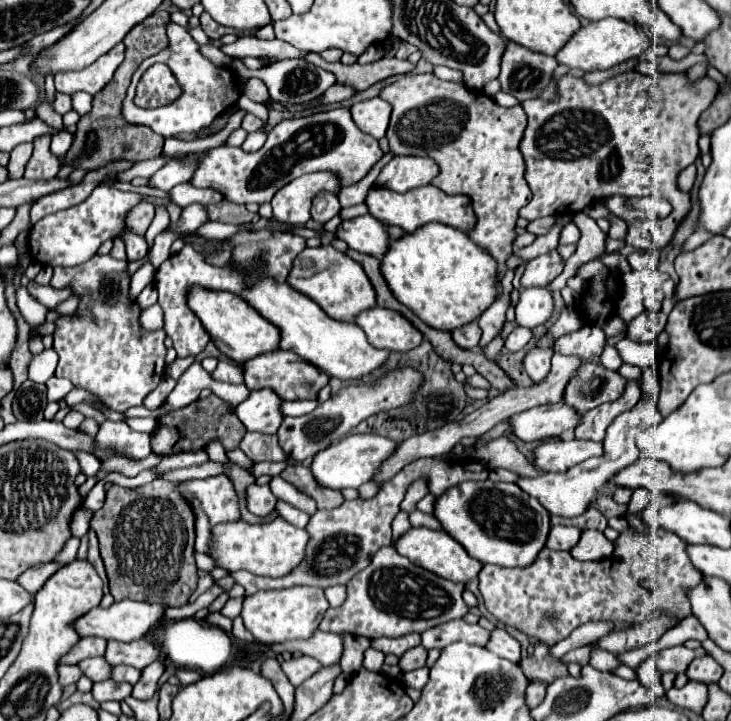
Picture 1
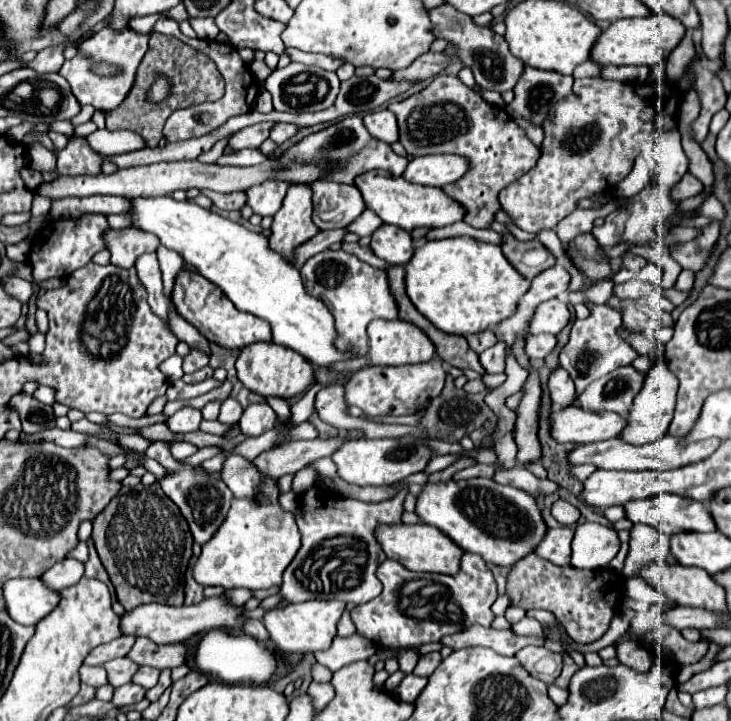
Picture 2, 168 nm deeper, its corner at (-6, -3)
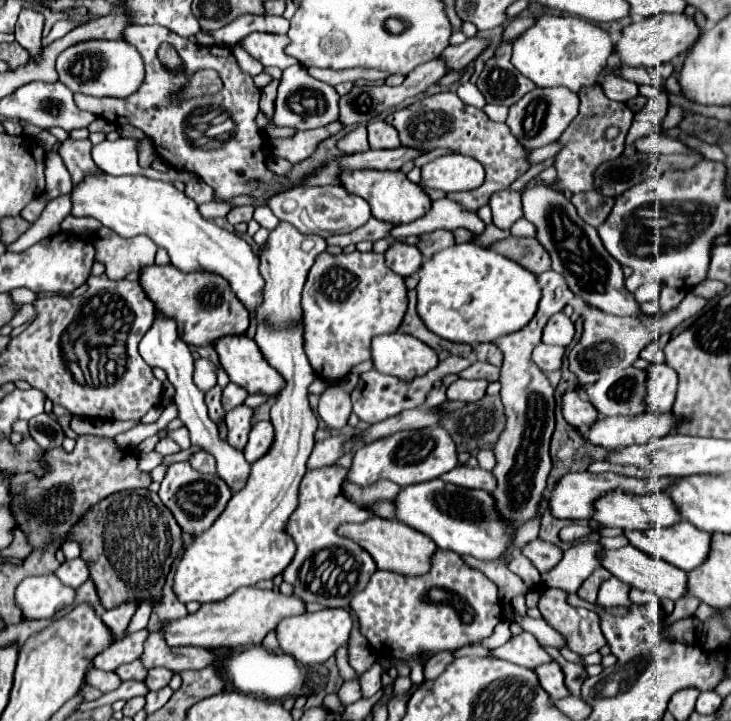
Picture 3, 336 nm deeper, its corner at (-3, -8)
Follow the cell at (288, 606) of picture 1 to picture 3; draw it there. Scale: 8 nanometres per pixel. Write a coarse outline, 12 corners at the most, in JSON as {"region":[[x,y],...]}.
{"region":[[344,608],[280,622],[280,650],[310,666],[334,656],[352,630]]}

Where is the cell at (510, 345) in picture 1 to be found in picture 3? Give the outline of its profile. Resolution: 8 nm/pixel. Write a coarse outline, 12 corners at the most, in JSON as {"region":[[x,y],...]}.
{"region":[[542,342],[532,360],[544,372],[562,366],[564,348]]}

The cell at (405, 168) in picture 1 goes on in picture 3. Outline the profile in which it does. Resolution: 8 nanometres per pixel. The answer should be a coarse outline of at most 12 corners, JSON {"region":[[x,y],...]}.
{"region":[[444,154],[422,166],[420,186],[460,192],[484,182],[478,160]]}

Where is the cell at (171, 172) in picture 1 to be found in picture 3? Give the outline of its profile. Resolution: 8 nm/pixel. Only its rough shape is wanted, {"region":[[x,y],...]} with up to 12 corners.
{"region":[[304,66],[282,72],[272,122],[312,130],[334,122],[334,86]]}

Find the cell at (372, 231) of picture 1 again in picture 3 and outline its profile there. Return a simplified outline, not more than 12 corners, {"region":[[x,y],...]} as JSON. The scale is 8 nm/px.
{"region":[[392,242],[384,252],[386,266],[400,276],[422,264],[416,246]]}

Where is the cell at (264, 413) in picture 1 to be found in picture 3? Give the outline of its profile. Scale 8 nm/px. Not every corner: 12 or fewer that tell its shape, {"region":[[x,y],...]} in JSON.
{"region":[[252,424],[244,446],[250,464],[272,444],[272,424]]}

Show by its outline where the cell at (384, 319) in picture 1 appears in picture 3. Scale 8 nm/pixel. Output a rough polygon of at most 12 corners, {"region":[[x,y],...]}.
{"region":[[404,332],[372,338],[374,370],[402,380],[438,364],[428,344]]}

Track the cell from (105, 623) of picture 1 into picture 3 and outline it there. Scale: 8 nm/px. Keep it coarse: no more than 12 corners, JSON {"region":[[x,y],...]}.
{"region":[[240,588],[198,612],[164,622],[170,646],[240,648],[304,602]]}

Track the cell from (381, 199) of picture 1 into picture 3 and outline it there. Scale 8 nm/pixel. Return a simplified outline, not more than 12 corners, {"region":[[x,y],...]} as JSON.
{"region":[[346,172],[340,182],[376,220],[414,222],[430,196],[406,174]]}

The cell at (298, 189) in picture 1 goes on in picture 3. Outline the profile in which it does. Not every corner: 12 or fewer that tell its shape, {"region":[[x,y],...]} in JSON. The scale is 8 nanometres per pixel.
{"region":[[280,222],[256,344],[286,388],[246,488],[184,552],[180,602],[272,580],[318,420],[300,294],[326,250]]}

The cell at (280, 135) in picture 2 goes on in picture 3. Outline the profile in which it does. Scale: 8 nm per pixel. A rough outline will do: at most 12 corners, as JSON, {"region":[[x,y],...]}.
{"region":[[342,124],[296,132],[270,140],[274,156],[300,162],[320,140],[336,134]]}

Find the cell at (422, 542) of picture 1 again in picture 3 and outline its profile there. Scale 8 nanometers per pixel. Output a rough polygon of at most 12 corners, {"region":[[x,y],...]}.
{"region":[[400,520],[344,524],[378,570],[424,576],[436,544]]}

